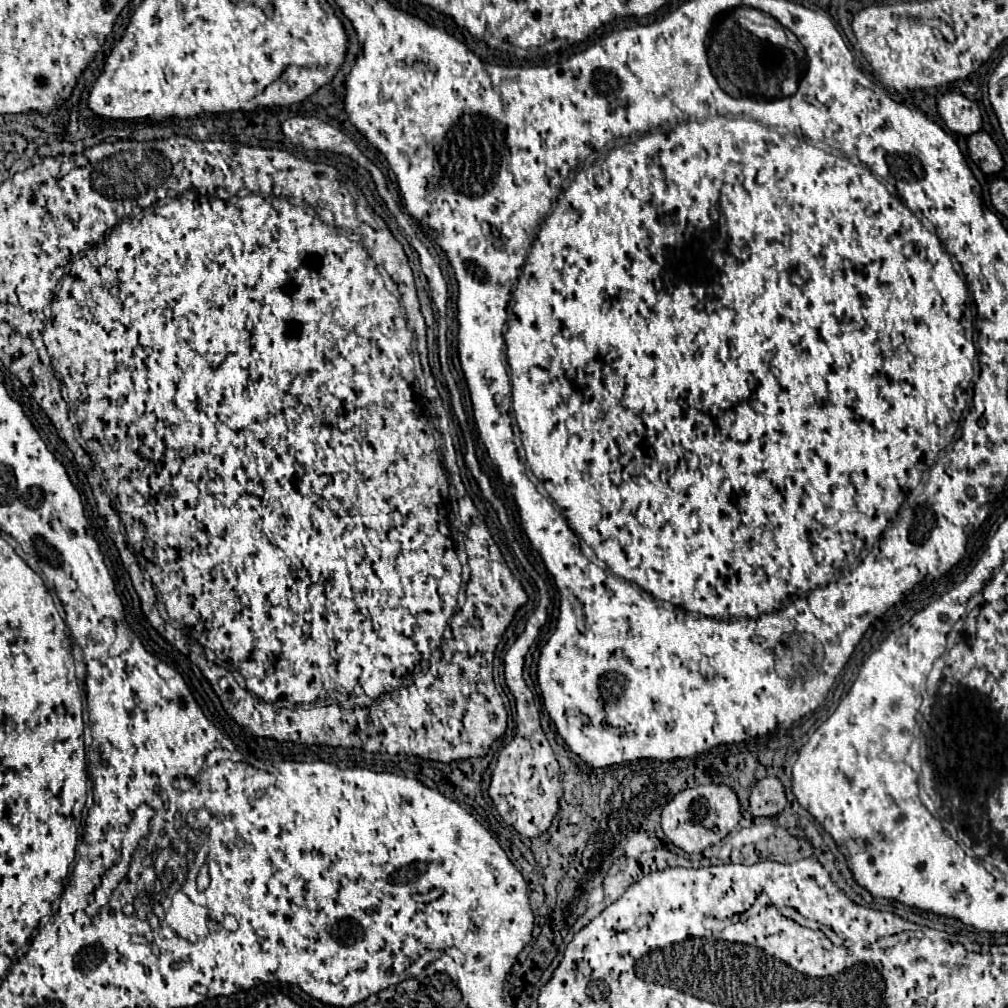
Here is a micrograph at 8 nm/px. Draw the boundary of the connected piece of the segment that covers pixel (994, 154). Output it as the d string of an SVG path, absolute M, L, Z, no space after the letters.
M977 131L967 139L969 157L983 173L999 173L1003 167L1003 157L999 147L985 131Z

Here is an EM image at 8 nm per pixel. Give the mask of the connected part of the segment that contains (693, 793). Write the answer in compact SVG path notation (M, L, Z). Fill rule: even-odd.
M697 785L677 793L661 811L661 829L669 841L685 853L699 853L705 847L727 837L741 819L741 807L735 791L727 785Z

